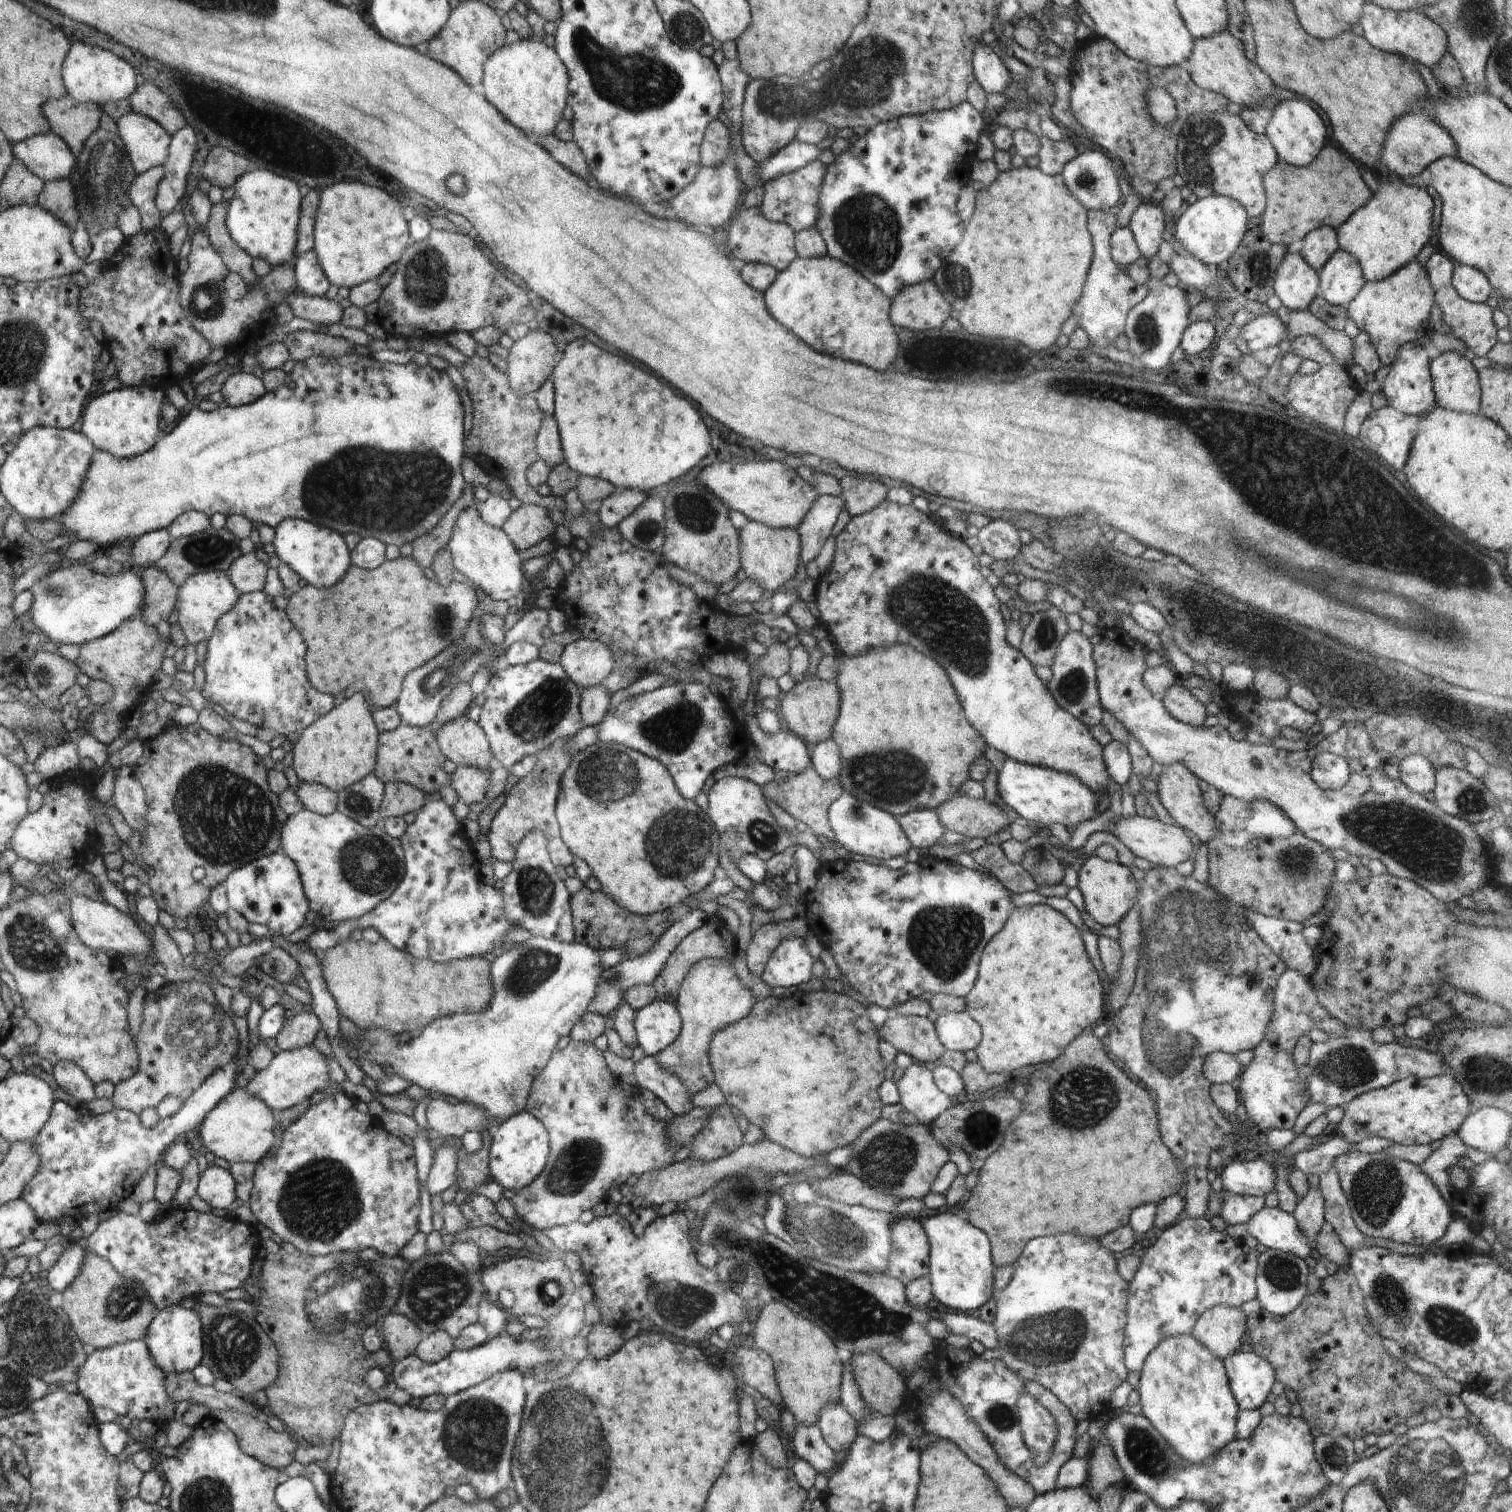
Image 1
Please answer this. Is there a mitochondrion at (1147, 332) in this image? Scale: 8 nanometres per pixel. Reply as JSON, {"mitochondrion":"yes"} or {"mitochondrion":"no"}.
{"mitochondrion":"yes"}

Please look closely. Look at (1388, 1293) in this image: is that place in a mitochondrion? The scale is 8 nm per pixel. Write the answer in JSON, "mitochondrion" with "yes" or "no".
{"mitochondrion":"yes"}

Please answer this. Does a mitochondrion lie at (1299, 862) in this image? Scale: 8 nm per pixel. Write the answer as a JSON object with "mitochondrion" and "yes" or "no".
{"mitochondrion":"yes"}

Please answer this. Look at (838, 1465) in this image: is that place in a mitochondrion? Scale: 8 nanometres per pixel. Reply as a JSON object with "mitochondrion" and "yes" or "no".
{"mitochondrion":"no"}

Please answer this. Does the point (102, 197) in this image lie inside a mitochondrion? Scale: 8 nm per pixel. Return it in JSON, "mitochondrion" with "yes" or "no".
{"mitochondrion":"yes"}

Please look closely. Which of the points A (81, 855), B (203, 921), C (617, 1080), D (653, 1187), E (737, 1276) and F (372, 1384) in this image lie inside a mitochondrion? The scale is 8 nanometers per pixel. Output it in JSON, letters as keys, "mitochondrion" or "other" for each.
{"A":"other","B":"other","C":"other","D":"other","E":"mitochondrion","F":"other"}

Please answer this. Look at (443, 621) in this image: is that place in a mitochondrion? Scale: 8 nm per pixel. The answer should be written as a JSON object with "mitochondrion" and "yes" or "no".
{"mitochondrion":"yes"}

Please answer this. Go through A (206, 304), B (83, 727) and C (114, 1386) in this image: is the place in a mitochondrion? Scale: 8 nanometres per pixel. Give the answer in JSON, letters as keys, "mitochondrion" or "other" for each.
{"A":"mitochondrion","B":"other","C":"other"}

